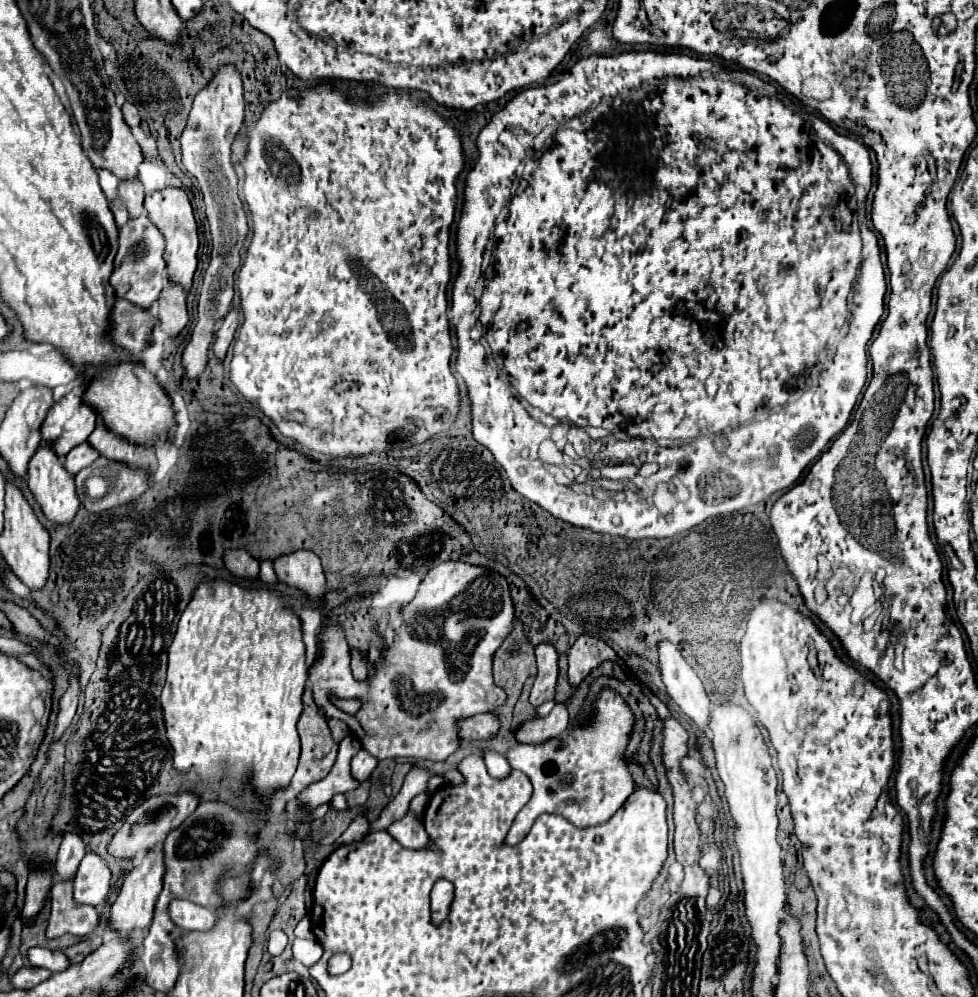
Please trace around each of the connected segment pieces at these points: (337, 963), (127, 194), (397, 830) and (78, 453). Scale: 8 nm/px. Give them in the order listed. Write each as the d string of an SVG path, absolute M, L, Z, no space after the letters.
M335 955L329 963L331 963L329 973L345 973L347 967L351 967L351 959L347 955Z
M139 177L131 179L131 183L123 183L119 181L119 197L125 201L131 219L139 217L143 213L143 199L145 199L145 189L143 183L139 181Z
M407 811L407 815L395 823L391 823L387 827L387 833L397 839L403 847L411 847L411 849L423 849L429 845L429 835L423 829L423 823L419 821L417 813Z
M87 441L81 443L79 447L73 447L67 457L65 457L65 467L69 473L77 475L83 467L87 467L89 463L93 463L93 459L99 457L99 451L95 451L95 447L91 447Z

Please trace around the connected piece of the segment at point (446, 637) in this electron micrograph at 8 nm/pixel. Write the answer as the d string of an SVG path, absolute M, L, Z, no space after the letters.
M443 561L437 567L429 569L419 585L415 599L401 609L401 627L395 629L393 641L385 645L383 661L379 667L375 667L373 677L367 677L365 681L355 681L351 675L350 650L343 627L335 625L323 629L319 636L321 652L315 663L309 667L313 699L319 711L323 711L327 717L329 689L341 699L359 699L361 709L355 713L355 719L365 731L361 745L377 761L395 757L445 761L461 745L461 739L457 737L457 719L487 713L503 705L505 693L493 683L491 663L495 651L513 631L513 625L515 607L511 599L511 587L501 573L465 561Z

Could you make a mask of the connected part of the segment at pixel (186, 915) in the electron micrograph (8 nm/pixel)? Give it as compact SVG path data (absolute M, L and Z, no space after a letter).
M175 899L169 905L169 915L175 925L183 927L185 931L209 931L215 925L217 911L211 907L203 907L191 901Z

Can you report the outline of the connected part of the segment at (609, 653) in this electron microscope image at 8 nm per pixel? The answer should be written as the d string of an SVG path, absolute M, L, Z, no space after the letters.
M581 635L569 649L569 681L571 687L579 685L583 681L583 677L589 675L589 671L593 667L597 667L601 661L605 659L619 659L617 653L601 639L597 637L589 637L589 635Z

